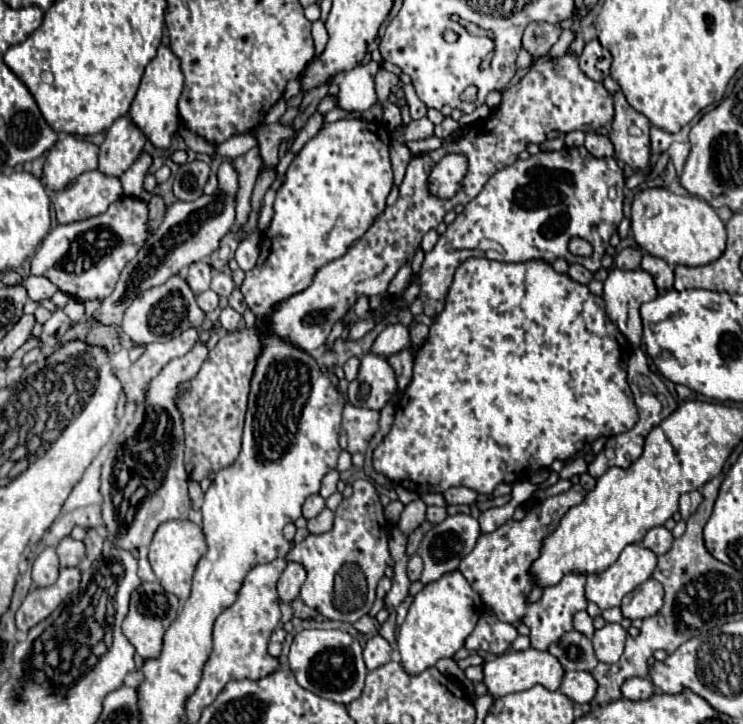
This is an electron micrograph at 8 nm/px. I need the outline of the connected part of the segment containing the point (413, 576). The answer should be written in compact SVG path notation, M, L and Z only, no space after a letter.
M414 554L410 560L408 560L408 578L414 582L414 580L420 580L420 574L422 574L422 558L418 554Z

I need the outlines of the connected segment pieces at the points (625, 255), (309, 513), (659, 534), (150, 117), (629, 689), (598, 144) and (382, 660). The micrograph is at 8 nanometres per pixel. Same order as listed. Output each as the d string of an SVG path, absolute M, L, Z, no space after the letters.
M624 248L620 254L614 256L614 266L622 268L622 270L636 270L636 268L640 268L640 258L642 258L640 250Z
M320 494L308 496L308 498L306 498L306 502L302 504L302 516L304 516L306 520L310 520L310 518L318 516L324 508L326 508L326 504L324 504L324 498L322 498Z
M656 526L656 528L652 528L652 530L644 536L642 546L648 548L648 550L652 550L656 556L660 556L660 554L666 554L666 552L670 550L672 540L674 540L674 538L672 538L672 532L670 532L670 530L666 530L664 526Z
M164 44L158 46L158 54L150 60L146 66L146 72L142 76L140 90L132 102L130 108L130 118L134 118L134 124L146 134L146 138L160 150L170 148L170 138L176 132L180 118L178 118L178 98L182 94L182 70L180 70L180 60L178 56Z
M628 678L622 684L620 692L628 700L646 700L654 694L654 686L650 686L650 680L646 678Z
M588 132L586 134L586 142L584 142L586 150L590 154L594 154L596 158L606 158L606 156L614 156L614 146L610 142L608 136L596 134L596 132Z
M376 634L364 646L364 664L368 670L376 670L378 666L390 662L390 654L392 654L390 644L382 636Z

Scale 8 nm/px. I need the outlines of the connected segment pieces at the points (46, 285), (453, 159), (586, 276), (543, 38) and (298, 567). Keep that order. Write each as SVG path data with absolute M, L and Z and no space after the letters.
M28 276L24 280L24 288L28 290L28 296L32 300L44 300L44 298L52 298L54 292L58 290L46 276Z
M460 154L444 156L430 174L430 192L440 198L450 198L456 194L462 178L466 174L466 158Z
M572 264L570 270L568 270L568 276L574 278L576 282L582 282L582 284L588 284L588 282L592 280L592 272L586 270L586 268L580 266L580 264Z
M526 28L522 36L522 48L532 56L532 66L538 58L546 56L548 50L556 44L562 28Z
M288 562L288 566L284 568L280 580L278 580L278 594L280 594L280 602L292 602L294 598L298 598L300 586L306 580L306 570L302 568L302 564L298 562Z

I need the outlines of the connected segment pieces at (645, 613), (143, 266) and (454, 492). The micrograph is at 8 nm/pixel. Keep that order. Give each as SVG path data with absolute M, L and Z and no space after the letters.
M650 578L644 584L640 584L638 588L634 588L630 594L626 594L620 610L624 618L644 620L644 618L656 616L662 604L664 604L664 588L660 582Z
M222 162L218 170L218 190L212 196L202 196L194 202L176 200L168 206L164 222L158 230L146 240L146 246L138 252L138 256L126 264L120 274L120 280L114 292L102 300L100 308L92 314L92 320L104 326L120 326L122 316L130 302L152 286L164 284L170 276L182 272L192 262L208 258L214 250L218 250L218 242L222 234L226 234L234 224L234 196L238 190L238 176L230 162Z
M448 488L444 492L444 498L448 504L474 504L476 496L478 494L470 488Z

